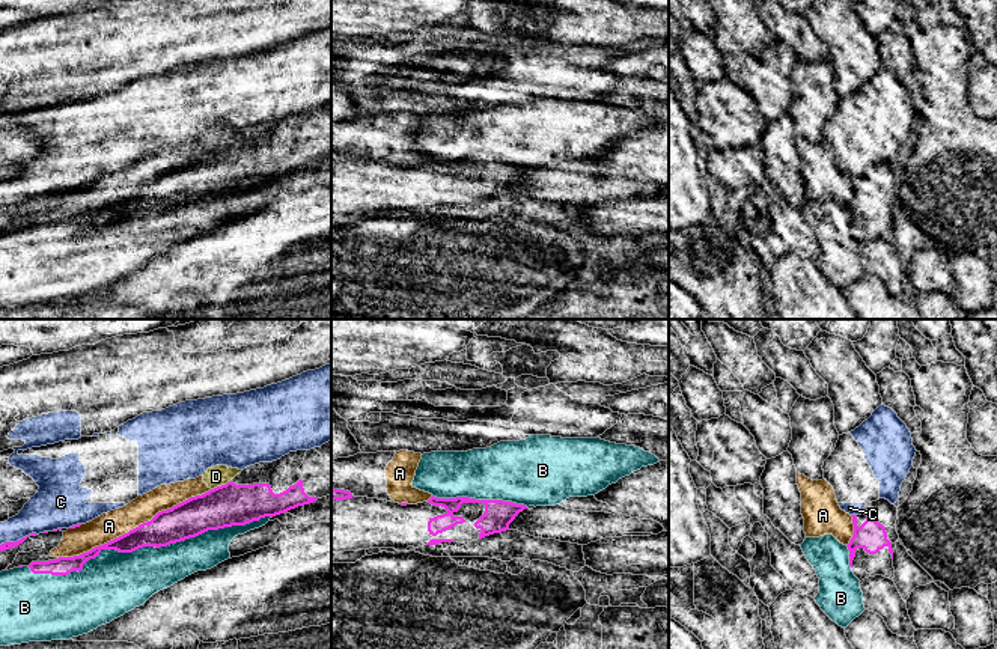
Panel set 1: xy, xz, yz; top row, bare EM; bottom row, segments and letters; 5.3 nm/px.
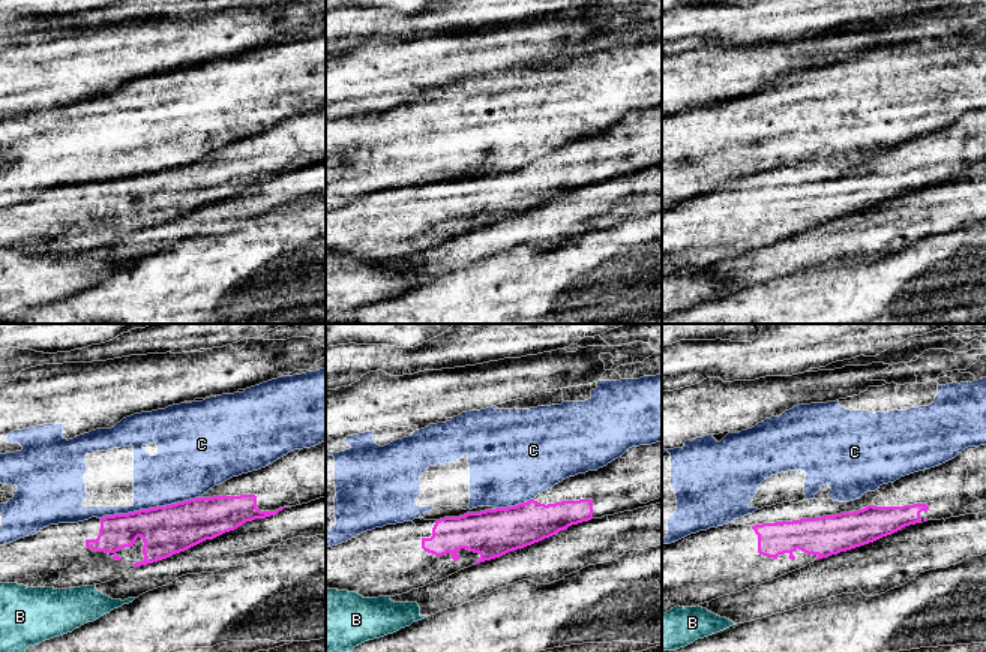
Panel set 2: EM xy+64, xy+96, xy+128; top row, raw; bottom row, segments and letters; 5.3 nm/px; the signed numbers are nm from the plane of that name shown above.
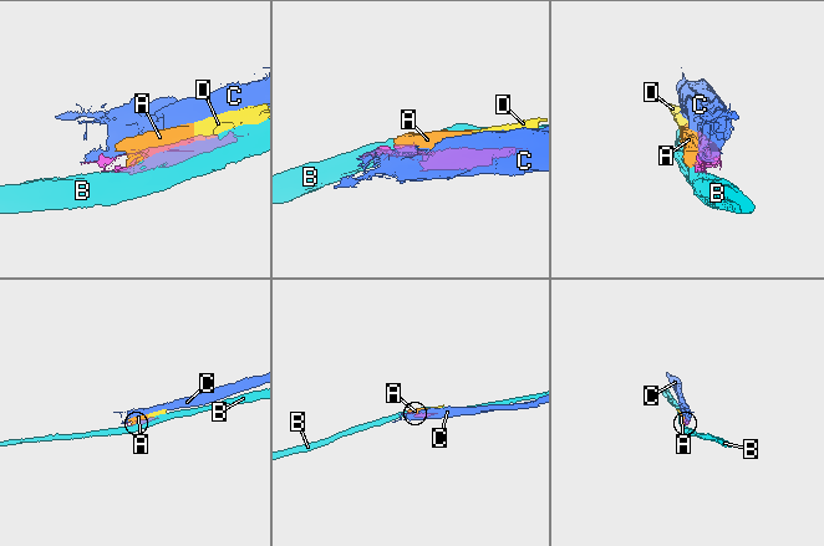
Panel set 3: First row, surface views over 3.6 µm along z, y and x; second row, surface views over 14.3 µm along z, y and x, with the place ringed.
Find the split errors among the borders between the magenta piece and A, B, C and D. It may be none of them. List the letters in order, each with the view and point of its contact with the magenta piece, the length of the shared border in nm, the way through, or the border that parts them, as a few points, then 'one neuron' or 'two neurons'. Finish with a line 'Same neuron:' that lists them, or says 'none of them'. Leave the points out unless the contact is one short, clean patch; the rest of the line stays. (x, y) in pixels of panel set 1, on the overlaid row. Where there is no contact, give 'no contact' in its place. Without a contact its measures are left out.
A: xy (136, 527) | 900 nm | two neurons
B: xy (148, 545) | 1300 nm | two neurons
C: xy (20, 539) | 220 nm | two neurons
D: xy (222, 485) | 120 nm | two neurons
Same neuron: none of them

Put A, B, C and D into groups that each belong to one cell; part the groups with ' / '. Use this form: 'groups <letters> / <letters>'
groups A D / B / C

